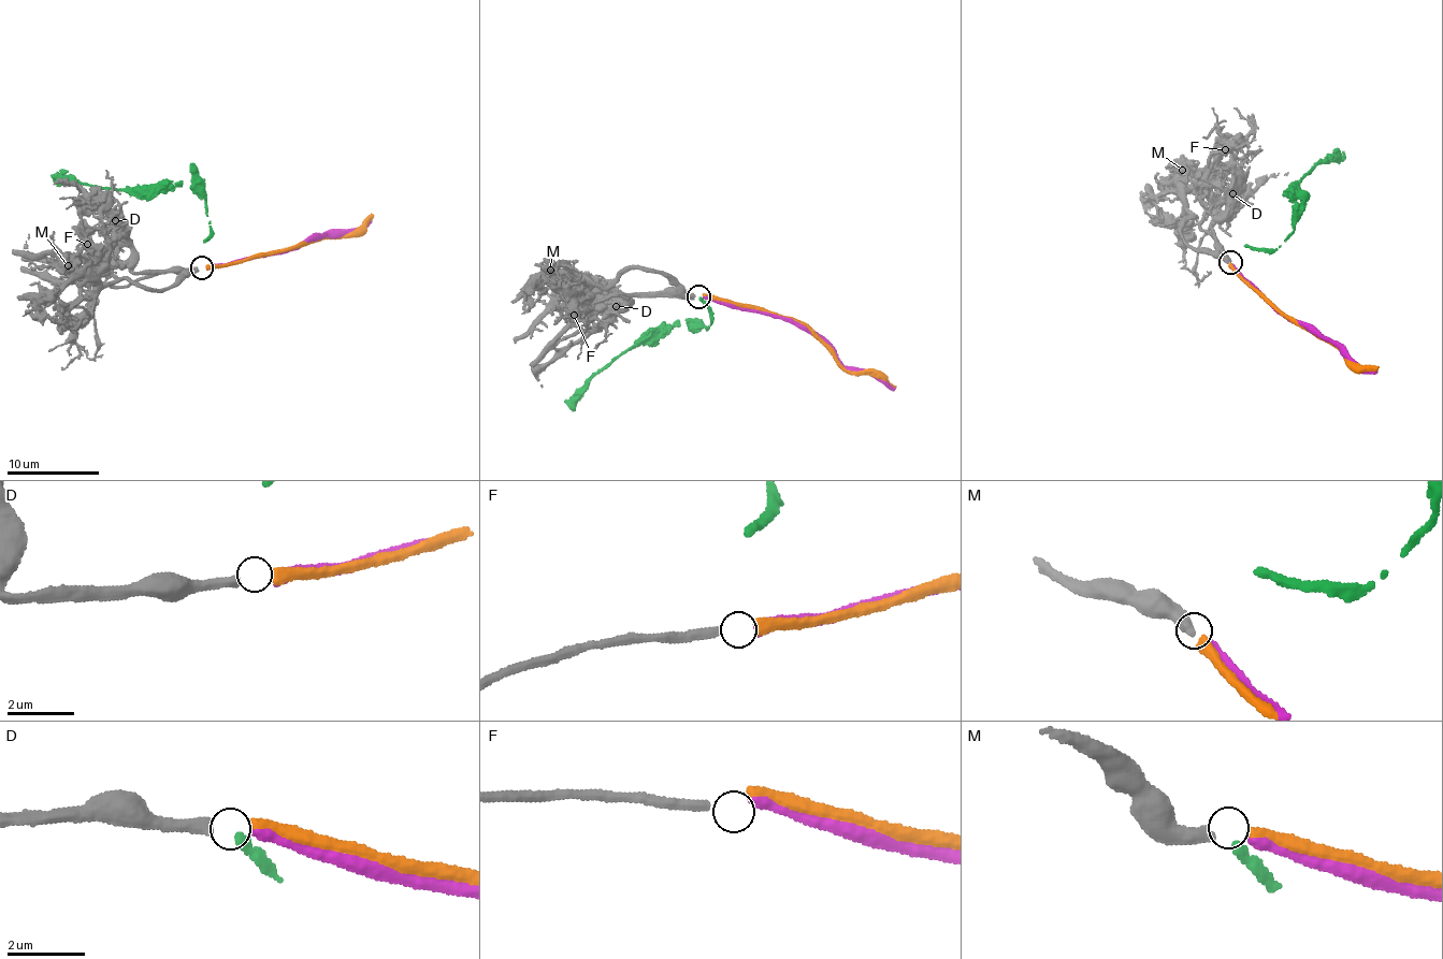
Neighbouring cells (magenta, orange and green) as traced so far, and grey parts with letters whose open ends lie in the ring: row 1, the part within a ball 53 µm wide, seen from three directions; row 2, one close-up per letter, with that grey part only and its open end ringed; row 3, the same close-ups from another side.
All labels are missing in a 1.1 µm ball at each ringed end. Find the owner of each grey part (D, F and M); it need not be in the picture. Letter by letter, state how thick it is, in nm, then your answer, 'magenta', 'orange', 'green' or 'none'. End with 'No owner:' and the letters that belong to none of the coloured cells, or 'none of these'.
D: 320 nm thick; magenta
F: 280 nm thick; none
M: 360 nm thick; orange
No owner: F

